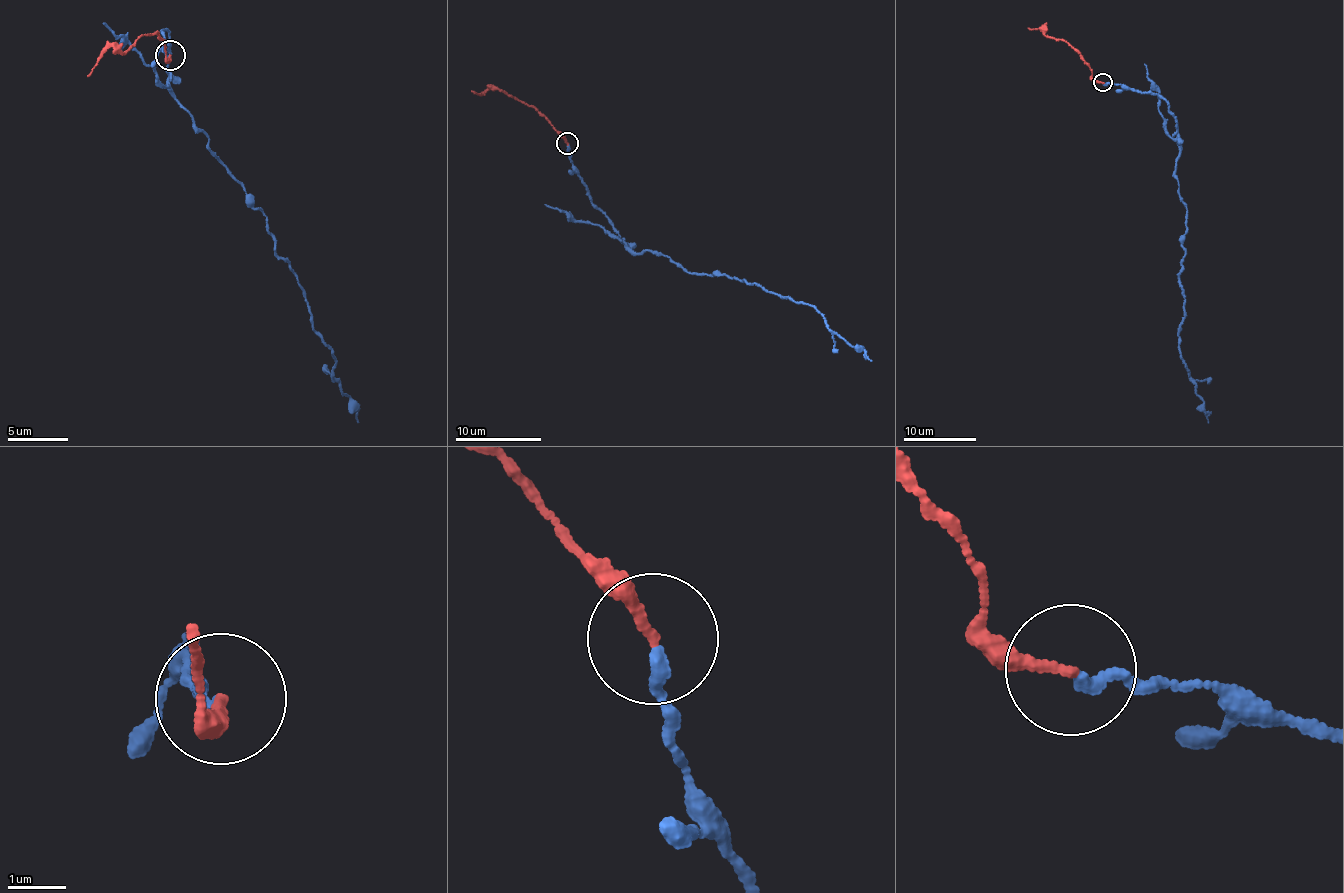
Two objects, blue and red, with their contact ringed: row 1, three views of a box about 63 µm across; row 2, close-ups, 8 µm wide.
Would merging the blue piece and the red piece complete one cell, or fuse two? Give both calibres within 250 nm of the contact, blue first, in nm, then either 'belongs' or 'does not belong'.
200/180 nm | belongs

